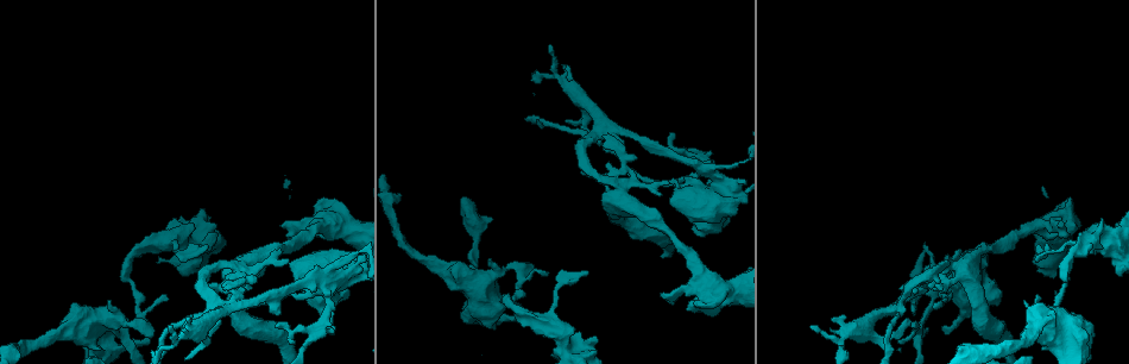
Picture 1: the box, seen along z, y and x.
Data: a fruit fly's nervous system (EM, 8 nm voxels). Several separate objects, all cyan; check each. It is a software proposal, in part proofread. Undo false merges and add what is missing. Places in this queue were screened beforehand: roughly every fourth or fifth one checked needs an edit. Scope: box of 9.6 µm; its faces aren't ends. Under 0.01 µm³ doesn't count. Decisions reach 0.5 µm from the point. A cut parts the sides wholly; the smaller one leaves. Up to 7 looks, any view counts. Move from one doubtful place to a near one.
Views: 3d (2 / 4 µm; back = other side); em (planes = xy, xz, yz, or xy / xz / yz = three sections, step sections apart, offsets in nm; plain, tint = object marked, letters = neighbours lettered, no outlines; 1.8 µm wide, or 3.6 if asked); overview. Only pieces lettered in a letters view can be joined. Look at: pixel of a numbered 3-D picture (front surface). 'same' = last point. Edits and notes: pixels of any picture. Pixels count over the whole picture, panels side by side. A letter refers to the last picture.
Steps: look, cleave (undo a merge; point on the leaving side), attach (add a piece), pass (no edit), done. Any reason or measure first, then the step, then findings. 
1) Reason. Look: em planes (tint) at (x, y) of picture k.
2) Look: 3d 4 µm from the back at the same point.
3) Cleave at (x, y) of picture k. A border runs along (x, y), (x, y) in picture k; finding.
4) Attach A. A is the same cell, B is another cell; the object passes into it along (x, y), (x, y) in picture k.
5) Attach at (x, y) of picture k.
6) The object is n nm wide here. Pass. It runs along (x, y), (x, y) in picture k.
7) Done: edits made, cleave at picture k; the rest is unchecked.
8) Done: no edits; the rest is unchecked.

Four-way junction. Look: 3d 4 µm at (622, 165) of picture 1.

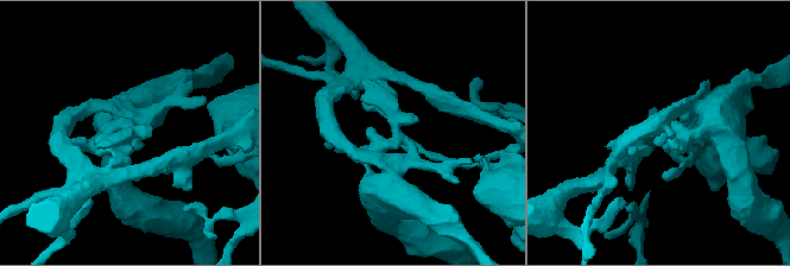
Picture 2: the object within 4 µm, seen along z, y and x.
4 arms meet here; need the tissue. Look: em planes (letters) at (397, 133) of picture 2.

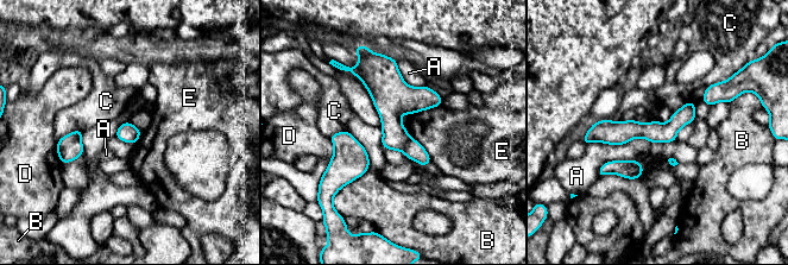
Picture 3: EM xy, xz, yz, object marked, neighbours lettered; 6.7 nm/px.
The longest contact is with A, 440 nm. Pass. A, B, C, D and E are other cells; a border runs along (404, 127), (424, 149), (432, 161) in picture 3; one neuron here.

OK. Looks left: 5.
Branch stops here. Look: em planes (letters) at (567, 64) of picture 1.

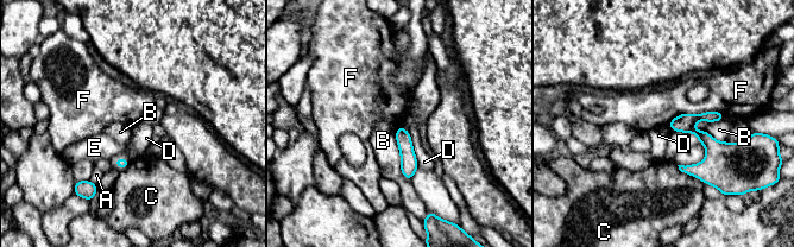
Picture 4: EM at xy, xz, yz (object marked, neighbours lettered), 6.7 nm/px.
Pass. A, B, C, D, E and F are other cells; a border runs along (398, 126), (408, 132), (418, 166) in picture 4; none of them fits.

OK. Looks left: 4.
Three-way junction. Look: em planes (plain) at (340, 265) of picture 1.

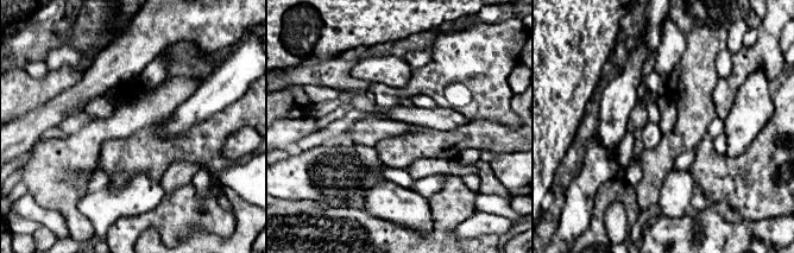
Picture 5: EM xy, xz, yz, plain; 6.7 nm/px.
Look: em planes (letters) at the same point.

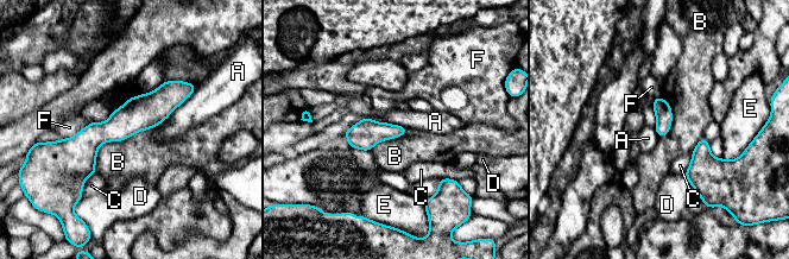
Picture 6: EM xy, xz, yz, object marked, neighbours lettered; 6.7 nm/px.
Pass. A, B, C, D, E and F are other cells; a border runs along (161, 122), (105, 141), (96, 174) in picture 6; all the same neuron.

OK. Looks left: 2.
Done: no edits; the rest is unchecked.

